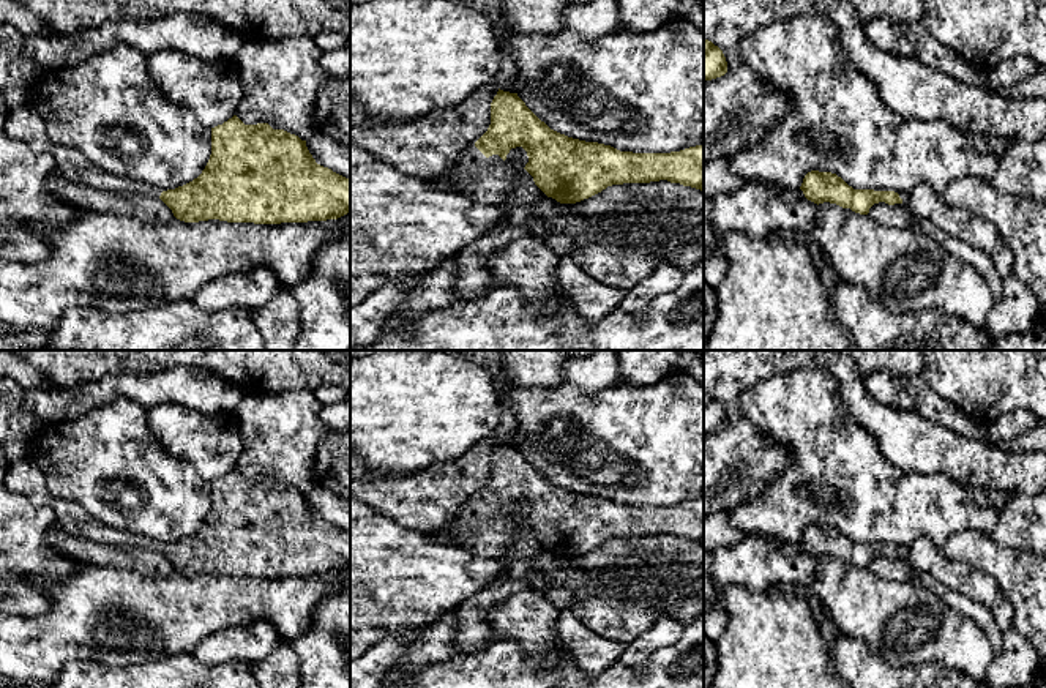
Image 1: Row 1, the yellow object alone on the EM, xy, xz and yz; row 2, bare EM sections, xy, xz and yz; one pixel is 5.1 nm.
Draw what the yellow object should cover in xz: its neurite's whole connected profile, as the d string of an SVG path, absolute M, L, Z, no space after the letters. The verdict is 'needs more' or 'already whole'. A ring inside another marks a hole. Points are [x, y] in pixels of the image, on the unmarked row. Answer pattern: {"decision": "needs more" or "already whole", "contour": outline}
{"decision": "needs more", "contour": "M500 442L491 456L488 484L446 530L434 535L480 557L499 559L513 538L503 514L516 500L527 505L524 522L535 538L560 557L576 557L623 537L667 533L704 544L704 497L671 507L633 507L573 492L551 483L517 447Z"}

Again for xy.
{"decision": "needs more", "contour": "M30 459L9 464L2 483L50 508L66 533L161 552L185 576L308 576L350 565L350 532L317 518L306 494L268 477L245 478L237 469L211 481L211 508L202 527L167 544L115 530L76 502L52 495Z"}

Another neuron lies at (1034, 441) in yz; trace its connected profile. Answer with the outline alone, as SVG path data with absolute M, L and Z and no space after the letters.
M1046 424L1007 440L1010 451L1043 451L1046 453Z

